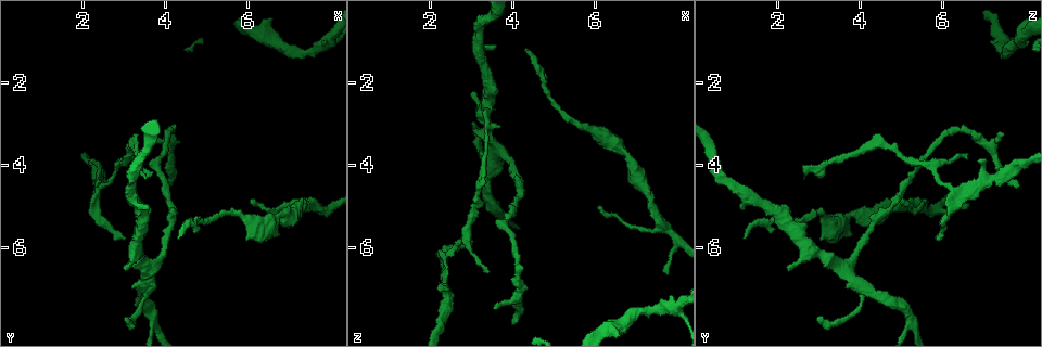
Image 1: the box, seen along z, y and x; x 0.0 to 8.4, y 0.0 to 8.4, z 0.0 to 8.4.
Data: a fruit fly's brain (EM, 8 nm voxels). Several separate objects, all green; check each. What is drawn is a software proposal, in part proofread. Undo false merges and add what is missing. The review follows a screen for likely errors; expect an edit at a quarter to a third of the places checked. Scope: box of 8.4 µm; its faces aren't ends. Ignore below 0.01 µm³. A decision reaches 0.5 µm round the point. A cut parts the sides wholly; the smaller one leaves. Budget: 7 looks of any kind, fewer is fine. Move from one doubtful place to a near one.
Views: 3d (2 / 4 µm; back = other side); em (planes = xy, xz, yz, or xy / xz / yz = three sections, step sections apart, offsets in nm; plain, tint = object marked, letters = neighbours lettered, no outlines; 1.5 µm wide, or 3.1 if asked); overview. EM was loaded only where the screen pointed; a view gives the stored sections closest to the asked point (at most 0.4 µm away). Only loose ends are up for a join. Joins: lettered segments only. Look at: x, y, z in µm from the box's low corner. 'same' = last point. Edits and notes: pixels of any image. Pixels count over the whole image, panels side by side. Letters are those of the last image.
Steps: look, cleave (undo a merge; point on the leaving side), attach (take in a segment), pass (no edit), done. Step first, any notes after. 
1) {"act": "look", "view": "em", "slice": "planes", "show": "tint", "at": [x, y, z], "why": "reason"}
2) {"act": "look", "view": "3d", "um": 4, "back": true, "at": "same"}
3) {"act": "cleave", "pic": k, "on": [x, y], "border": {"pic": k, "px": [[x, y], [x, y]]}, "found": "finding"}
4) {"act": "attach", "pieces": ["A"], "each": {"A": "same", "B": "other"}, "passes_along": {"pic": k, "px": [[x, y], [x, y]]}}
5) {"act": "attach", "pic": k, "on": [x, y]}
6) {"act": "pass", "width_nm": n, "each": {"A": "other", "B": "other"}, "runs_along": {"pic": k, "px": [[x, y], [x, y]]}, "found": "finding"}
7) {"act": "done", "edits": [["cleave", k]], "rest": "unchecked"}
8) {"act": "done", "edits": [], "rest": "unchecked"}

{"act": "look", "view": "3d", "um": 4, "at": [4.00, 4.55, 7.80], "why": "branch stops here"}

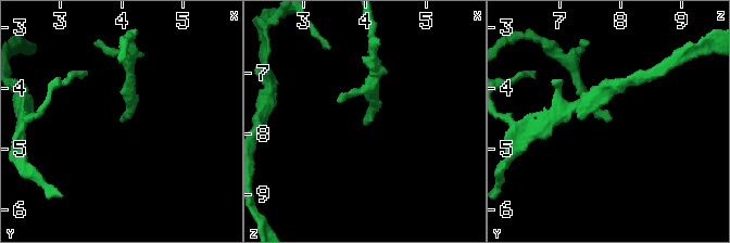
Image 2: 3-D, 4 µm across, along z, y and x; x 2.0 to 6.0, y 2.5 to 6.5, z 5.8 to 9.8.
{"act": "look", "view": "em", "slice": "yz", "step": 8, "show": "letters", "at": [3.95, 4.50, 7.80], "why": "now the EM"}

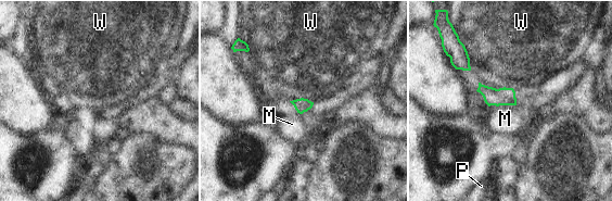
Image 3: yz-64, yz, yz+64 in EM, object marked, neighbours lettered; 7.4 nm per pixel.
{"act": "look", "view": "em", "slice": "planes", "show": "letters", "at": "same", "why": "cut it another way"}

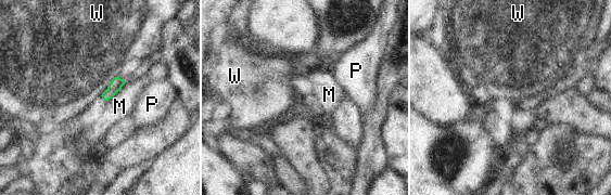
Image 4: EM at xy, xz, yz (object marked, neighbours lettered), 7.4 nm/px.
{"act": "pass", "each": {"M": "other", "P": "other", "W": "other"}, "border": {"pic": 4, "px": [[123, 79], [114, 77], [100, 95]]}, "found": "none of them fits"}

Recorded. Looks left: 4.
{"act": "look", "view": "em", "slice": "planes", "show": "plain", "at": [7.50, 4.95, 5.40], "why": "side arm on a straight run"}

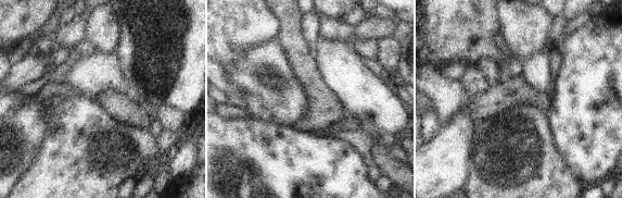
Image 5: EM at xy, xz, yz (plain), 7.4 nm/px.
{"act": "look", "view": "em", "slice": "planes", "show": "letters", "at": "same", "why": "what lies round it"}

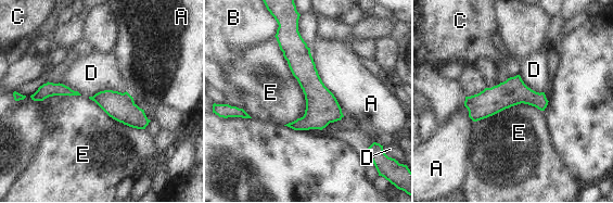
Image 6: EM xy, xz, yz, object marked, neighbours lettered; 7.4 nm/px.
{"act": "pass", "width_nm": 170, "each": {"A": "other", "B": "other", "C": "other", "D": "other", "E": "other"}, "runs_along": {"pic": 6, "px": [[296, 35], [320, 126]]}, "found": "continuous, no second neuron"}

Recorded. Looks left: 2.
{"act": "done", "edits": [], "rest": "unchecked"}

